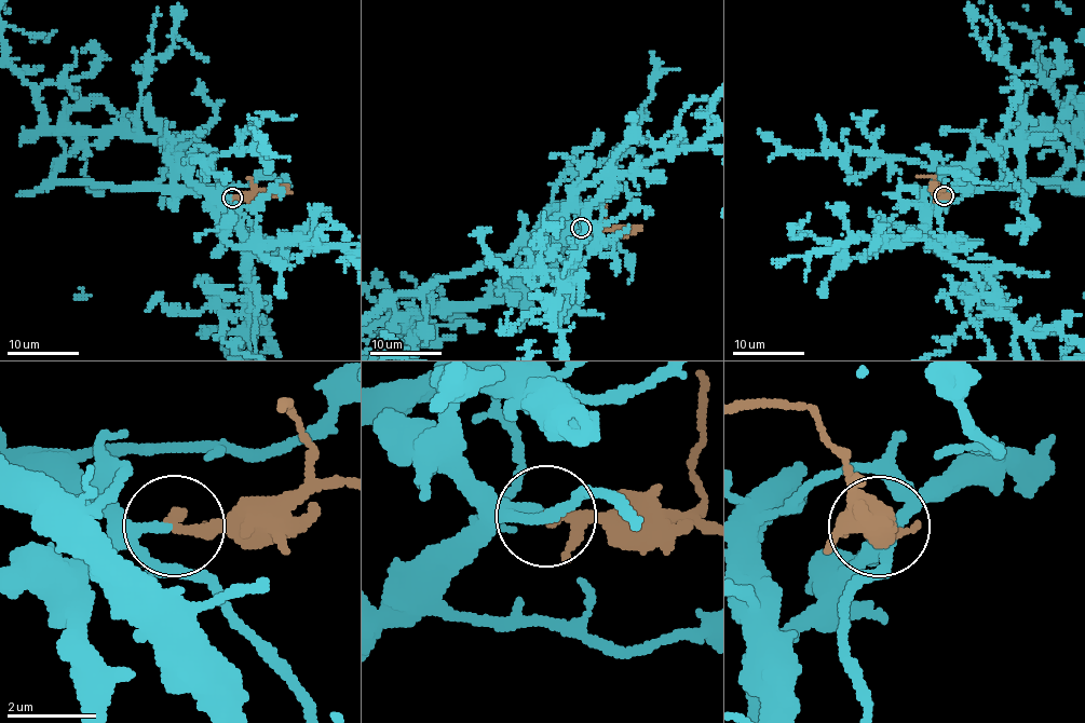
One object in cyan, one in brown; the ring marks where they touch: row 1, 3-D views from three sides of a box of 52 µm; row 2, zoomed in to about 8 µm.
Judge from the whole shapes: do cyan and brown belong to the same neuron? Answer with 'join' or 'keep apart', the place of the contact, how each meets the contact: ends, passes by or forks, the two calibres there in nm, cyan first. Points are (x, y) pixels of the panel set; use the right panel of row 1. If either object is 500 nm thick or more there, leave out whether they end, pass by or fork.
join; at (944, 195); cyan passes by; brown passes by; 190 nm thick on the cyan side, 200 nm on the other

